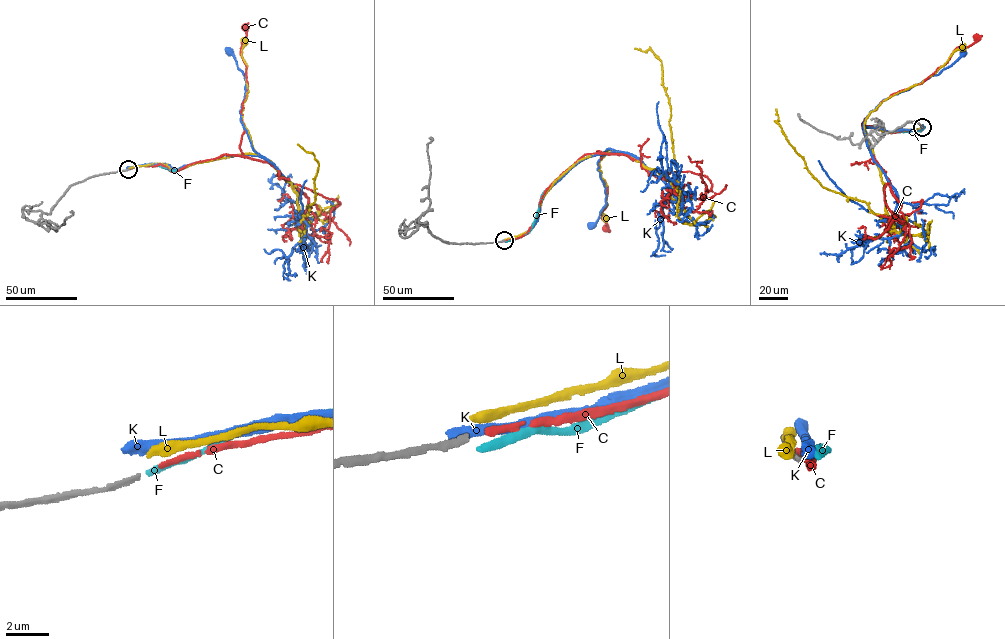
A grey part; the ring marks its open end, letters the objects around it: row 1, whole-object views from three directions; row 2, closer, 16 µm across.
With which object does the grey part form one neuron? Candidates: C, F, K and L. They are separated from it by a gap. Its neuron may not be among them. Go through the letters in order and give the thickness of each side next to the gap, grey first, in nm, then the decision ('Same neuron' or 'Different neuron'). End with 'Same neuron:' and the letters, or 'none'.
C: Thickness 240 nm (grey) against 260 nm. Same neuron
F: Thickness 240 nm (grey) against 300 nm. Different neuron
K: Thickness 240 nm (grey) against 650 nm. Different neuron
L: Thickness 240 nm (grey) against 380 nm. Different neuron
Same neuron: C

